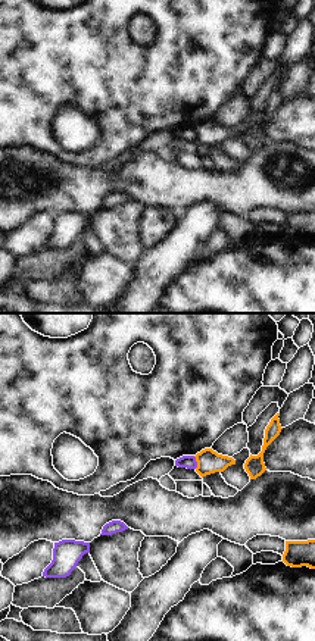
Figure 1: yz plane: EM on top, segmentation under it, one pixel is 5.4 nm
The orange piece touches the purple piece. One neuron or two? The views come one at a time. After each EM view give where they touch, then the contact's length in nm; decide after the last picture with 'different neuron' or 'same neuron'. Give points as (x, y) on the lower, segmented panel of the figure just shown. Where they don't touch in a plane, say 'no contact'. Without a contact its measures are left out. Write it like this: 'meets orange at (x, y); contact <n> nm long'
meets orange at (196, 460); contact 70 nm long

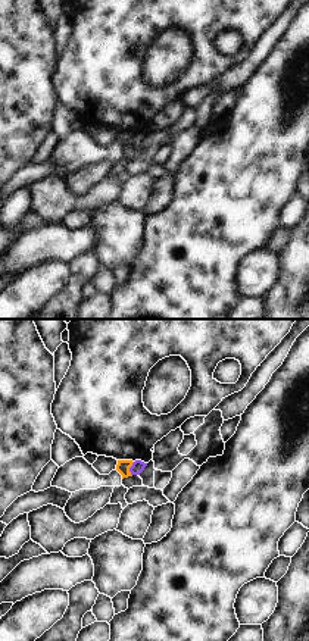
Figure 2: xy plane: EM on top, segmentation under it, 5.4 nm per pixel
meets orange at (128, 469); contact 80 nm long

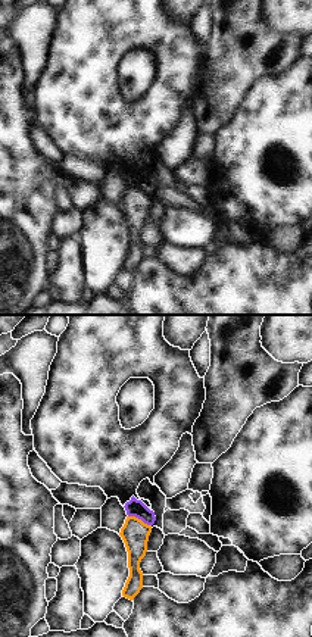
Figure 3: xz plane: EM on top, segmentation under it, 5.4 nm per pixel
meets orange at (140, 520); contact 140 nm long

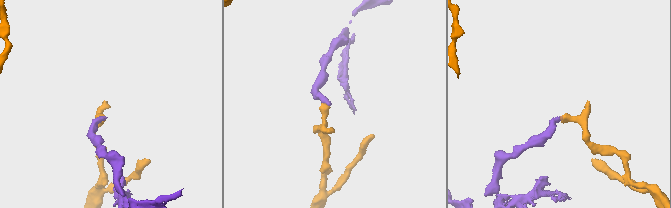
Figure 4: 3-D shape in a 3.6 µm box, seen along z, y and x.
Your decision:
different neuron

